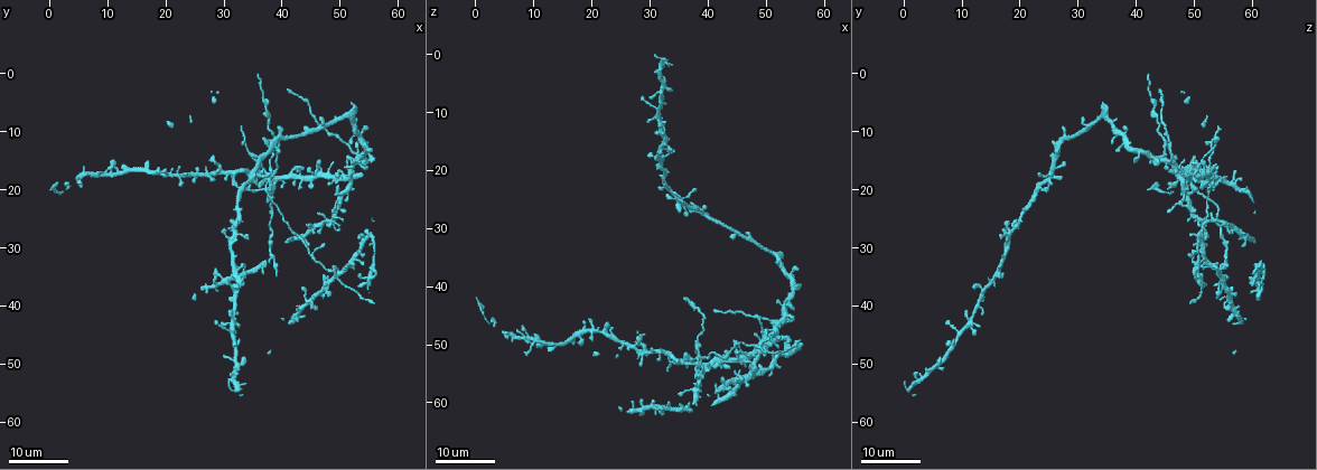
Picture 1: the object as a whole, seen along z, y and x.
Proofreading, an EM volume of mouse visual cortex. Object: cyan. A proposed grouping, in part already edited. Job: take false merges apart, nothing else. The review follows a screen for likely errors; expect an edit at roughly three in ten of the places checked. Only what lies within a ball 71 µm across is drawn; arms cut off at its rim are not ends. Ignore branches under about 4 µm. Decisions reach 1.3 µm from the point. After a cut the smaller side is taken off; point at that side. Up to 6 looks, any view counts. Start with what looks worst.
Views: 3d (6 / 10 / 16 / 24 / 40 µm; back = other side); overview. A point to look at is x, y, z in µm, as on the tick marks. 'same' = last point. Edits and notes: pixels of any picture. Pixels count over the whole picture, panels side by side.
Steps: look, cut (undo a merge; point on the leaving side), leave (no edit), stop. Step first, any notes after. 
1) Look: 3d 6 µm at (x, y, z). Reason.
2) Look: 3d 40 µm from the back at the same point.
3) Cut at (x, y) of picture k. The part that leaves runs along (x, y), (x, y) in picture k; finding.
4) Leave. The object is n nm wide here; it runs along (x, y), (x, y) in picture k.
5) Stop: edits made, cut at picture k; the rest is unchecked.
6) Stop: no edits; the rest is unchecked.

Look: 3d 24 µm at (38.5, 22.0, 52.0). Looks like a crossing.

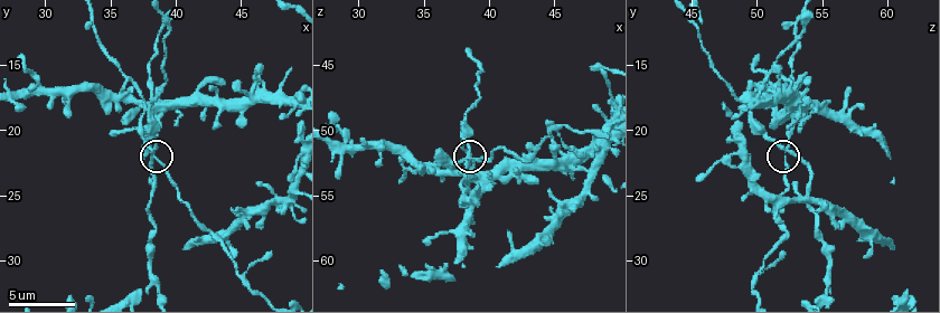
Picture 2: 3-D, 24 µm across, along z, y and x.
Look: 3d 6 µm at (38.4, 21.4, 52.2).

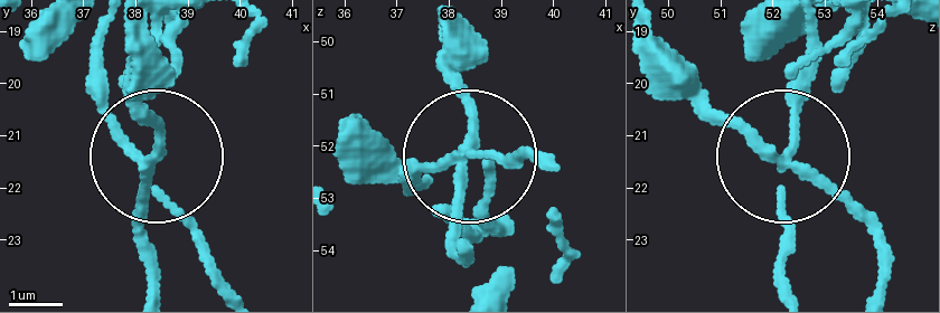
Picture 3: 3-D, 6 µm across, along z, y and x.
Cut at (153, 119) of picture 3. A second cell is stuck on.

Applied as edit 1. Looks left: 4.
Look: overview. See it whole again.

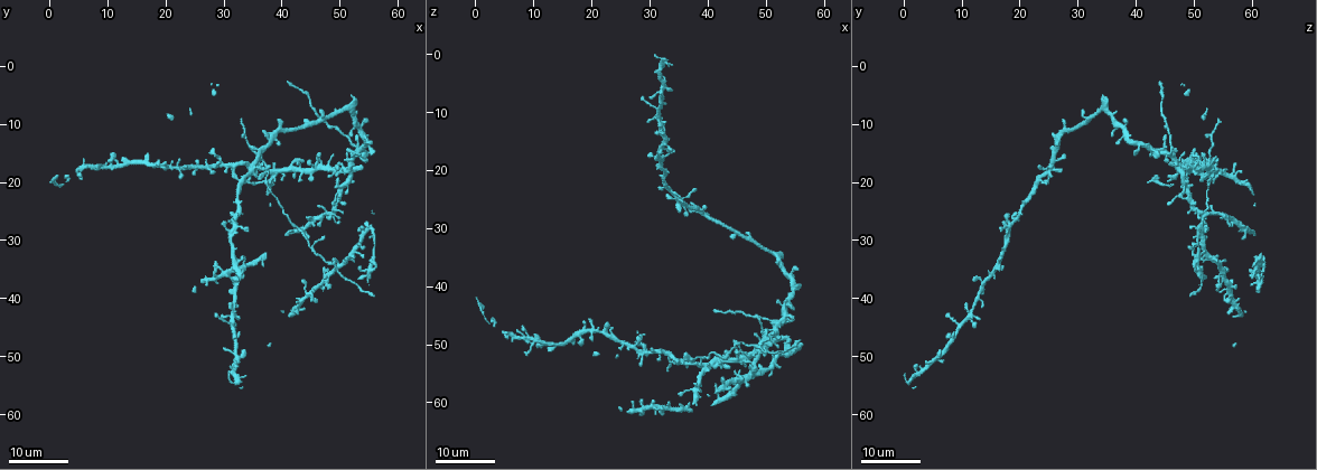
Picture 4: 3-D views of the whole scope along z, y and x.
Look: 3d 16 µm at (29.0, 16.5, 50.5). A fork.

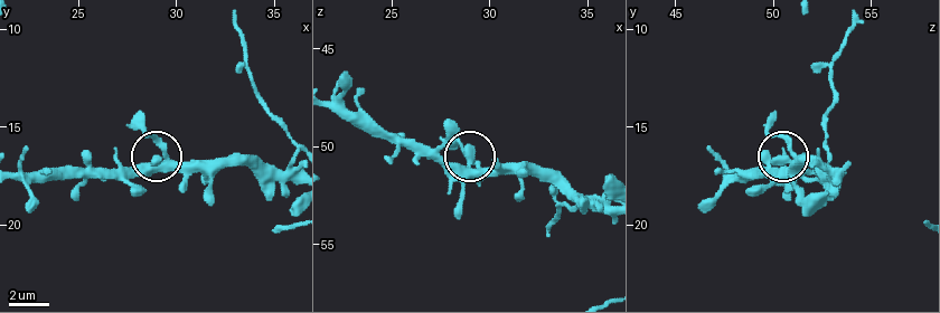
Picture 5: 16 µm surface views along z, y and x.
Look: 3d 6 µm at (29.2, 16.3, 50.8).

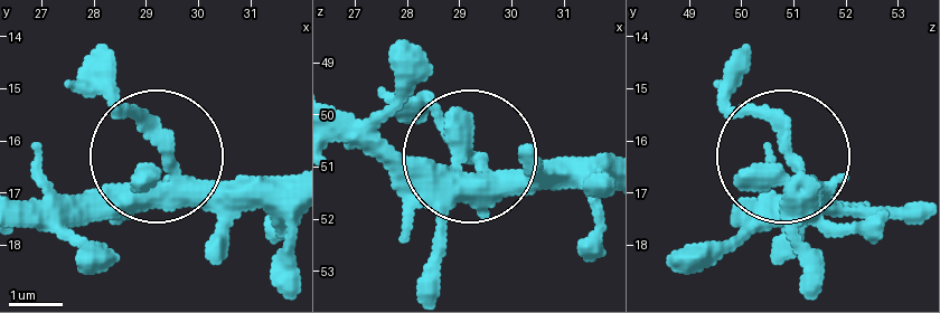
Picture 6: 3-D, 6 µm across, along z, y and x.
Look: 3d 6 µm from the back at (29.25, 16.35, 50.80). From behind.

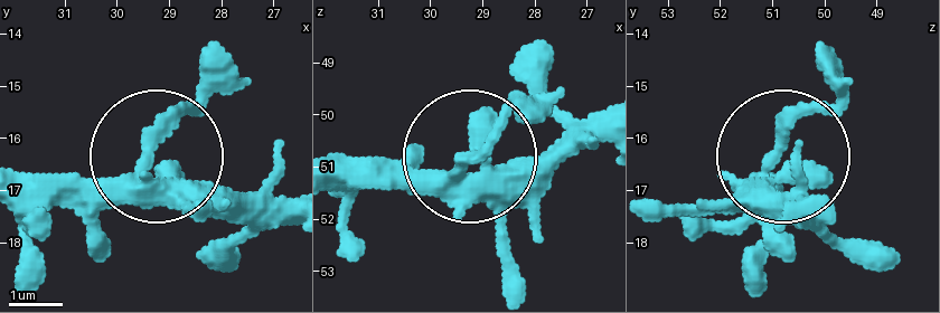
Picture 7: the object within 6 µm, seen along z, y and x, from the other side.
Leave. 3 arms meet here; it runs along (26, 178), (133, 173), (222, 62) in picture 7; all the same cell.

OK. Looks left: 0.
Stop: edits made, cut at picture 3; the rest is unchecked.

